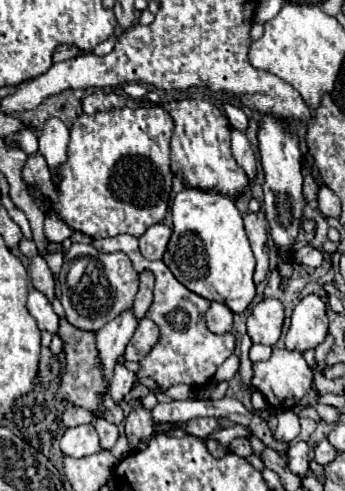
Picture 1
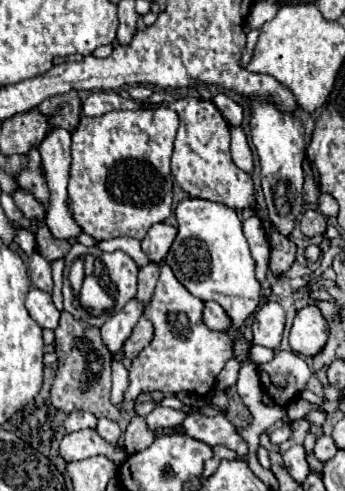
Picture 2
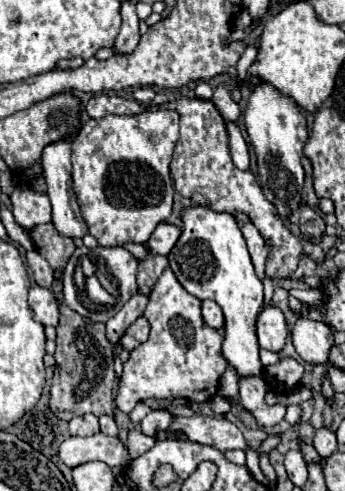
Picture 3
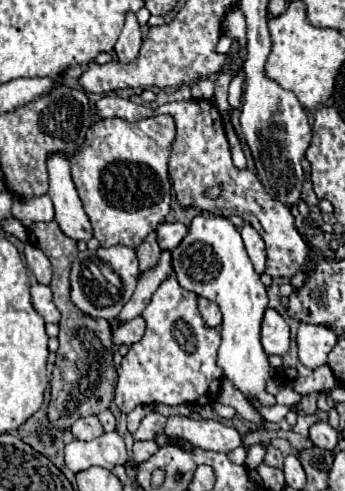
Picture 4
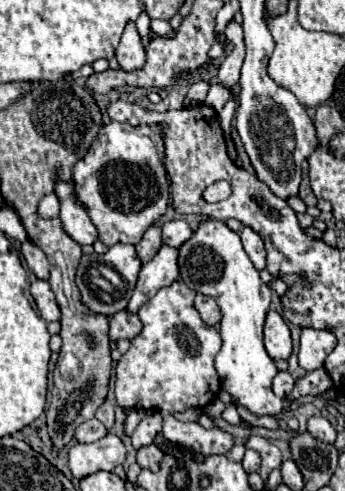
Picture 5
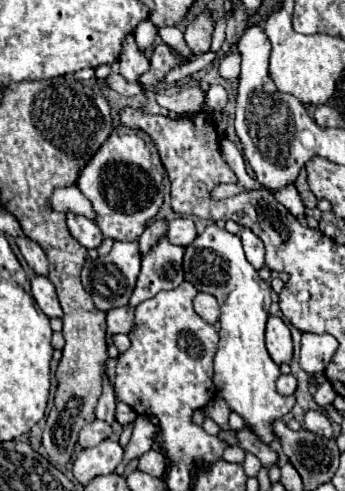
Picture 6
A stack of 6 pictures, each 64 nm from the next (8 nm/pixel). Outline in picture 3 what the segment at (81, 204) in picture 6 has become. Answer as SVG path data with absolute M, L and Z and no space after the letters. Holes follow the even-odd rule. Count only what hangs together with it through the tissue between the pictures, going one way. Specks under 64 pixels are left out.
M16 188L10 196L12 200L12 212L16 222L30 230L36 224L50 222L52 220L52 204L46 194L32 192L30 188Z

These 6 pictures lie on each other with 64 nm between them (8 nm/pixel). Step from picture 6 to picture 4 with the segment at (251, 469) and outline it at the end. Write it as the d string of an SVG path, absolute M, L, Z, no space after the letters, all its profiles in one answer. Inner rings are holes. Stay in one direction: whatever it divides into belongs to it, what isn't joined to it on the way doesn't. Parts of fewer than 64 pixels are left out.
M250 446L248 448L248 456L246 456L246 468L248 470L258 468L262 464L262 460L264 460L264 454L266 454L264 446Z

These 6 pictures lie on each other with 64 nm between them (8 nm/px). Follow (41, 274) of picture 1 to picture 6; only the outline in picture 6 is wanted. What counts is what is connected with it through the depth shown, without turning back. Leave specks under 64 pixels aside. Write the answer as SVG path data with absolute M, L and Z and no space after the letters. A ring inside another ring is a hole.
M18 236L18 238L16 238L16 244L18 244L24 260L28 262L28 266L30 266L36 274L46 276L46 274L48 274L48 258L46 258L44 250L40 248L40 244L34 242L34 240L28 238L28 236Z

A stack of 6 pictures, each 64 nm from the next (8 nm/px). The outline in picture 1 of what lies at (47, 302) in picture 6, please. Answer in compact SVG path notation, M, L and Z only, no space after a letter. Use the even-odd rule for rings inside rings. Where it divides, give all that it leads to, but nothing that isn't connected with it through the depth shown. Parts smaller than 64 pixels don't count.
M30 290L26 308L28 308L28 312L34 316L34 320L38 322L38 328L40 328L40 330L48 330L48 332L52 332L52 334L58 332L58 316L56 316L56 312L52 310L50 300L48 300L42 292Z

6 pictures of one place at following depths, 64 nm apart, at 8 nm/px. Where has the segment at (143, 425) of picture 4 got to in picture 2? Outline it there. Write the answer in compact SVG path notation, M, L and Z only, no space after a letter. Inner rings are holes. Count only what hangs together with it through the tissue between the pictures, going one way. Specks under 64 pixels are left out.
M156 404L156 408L146 416L146 424L150 432L156 432L158 428L176 428L184 418L186 418L184 412Z

